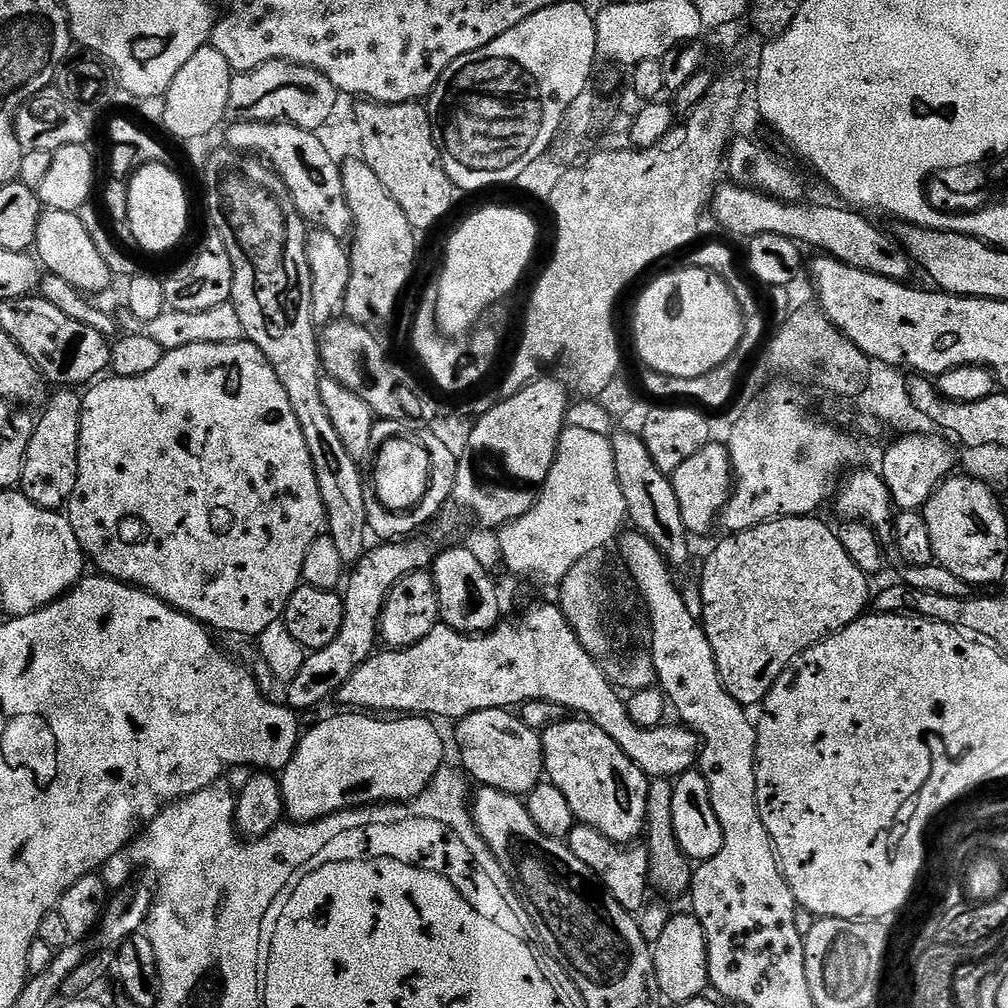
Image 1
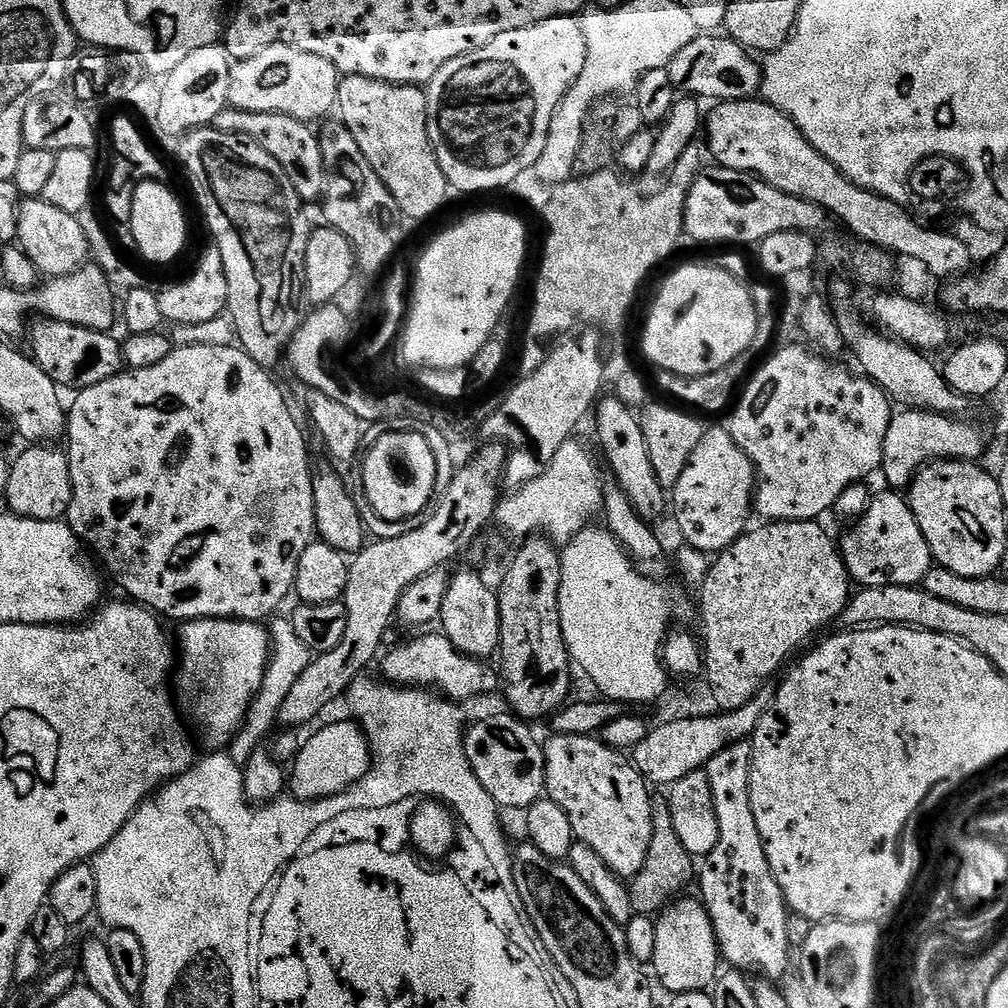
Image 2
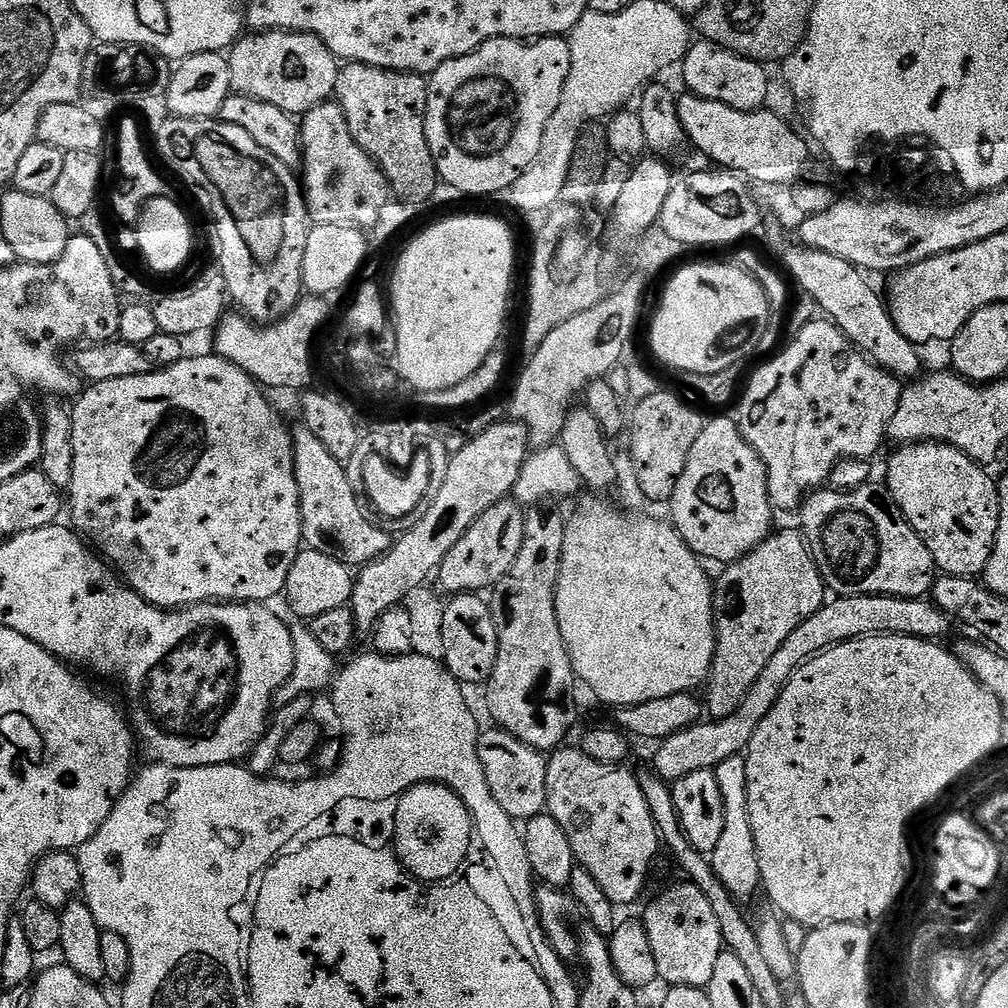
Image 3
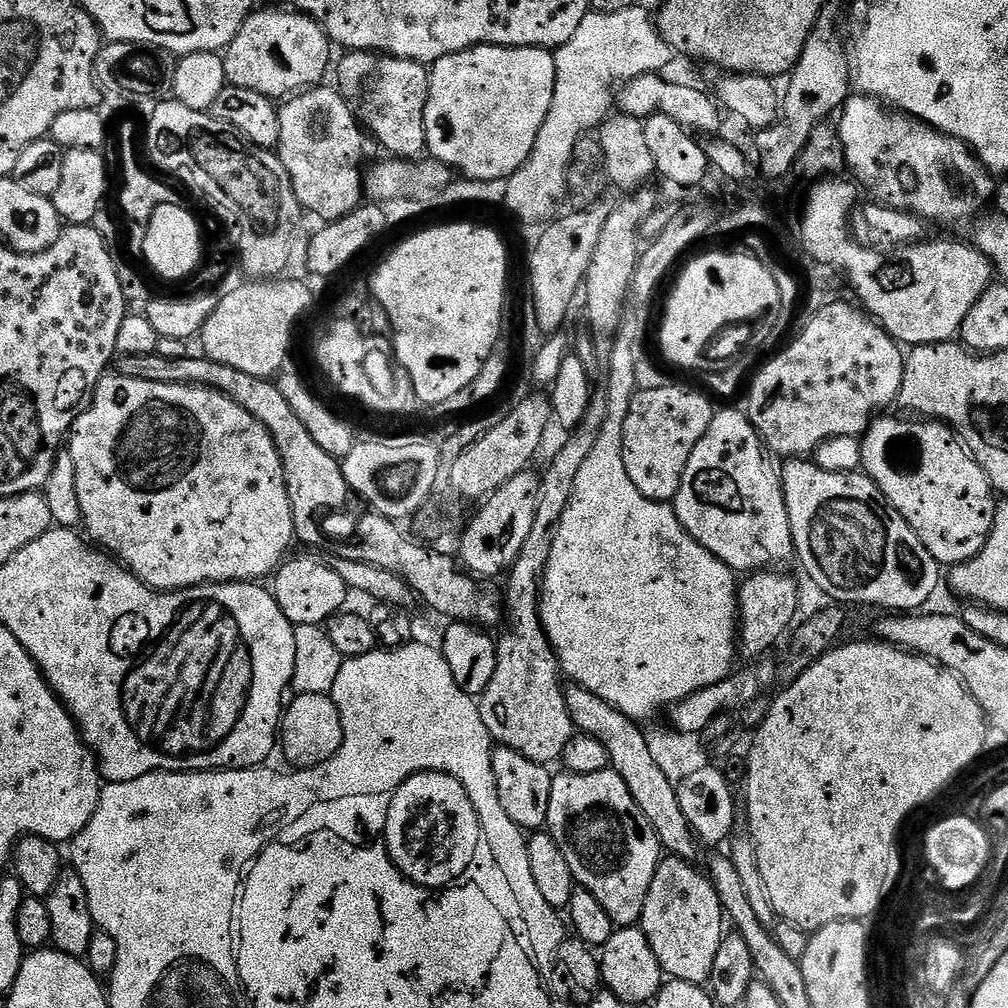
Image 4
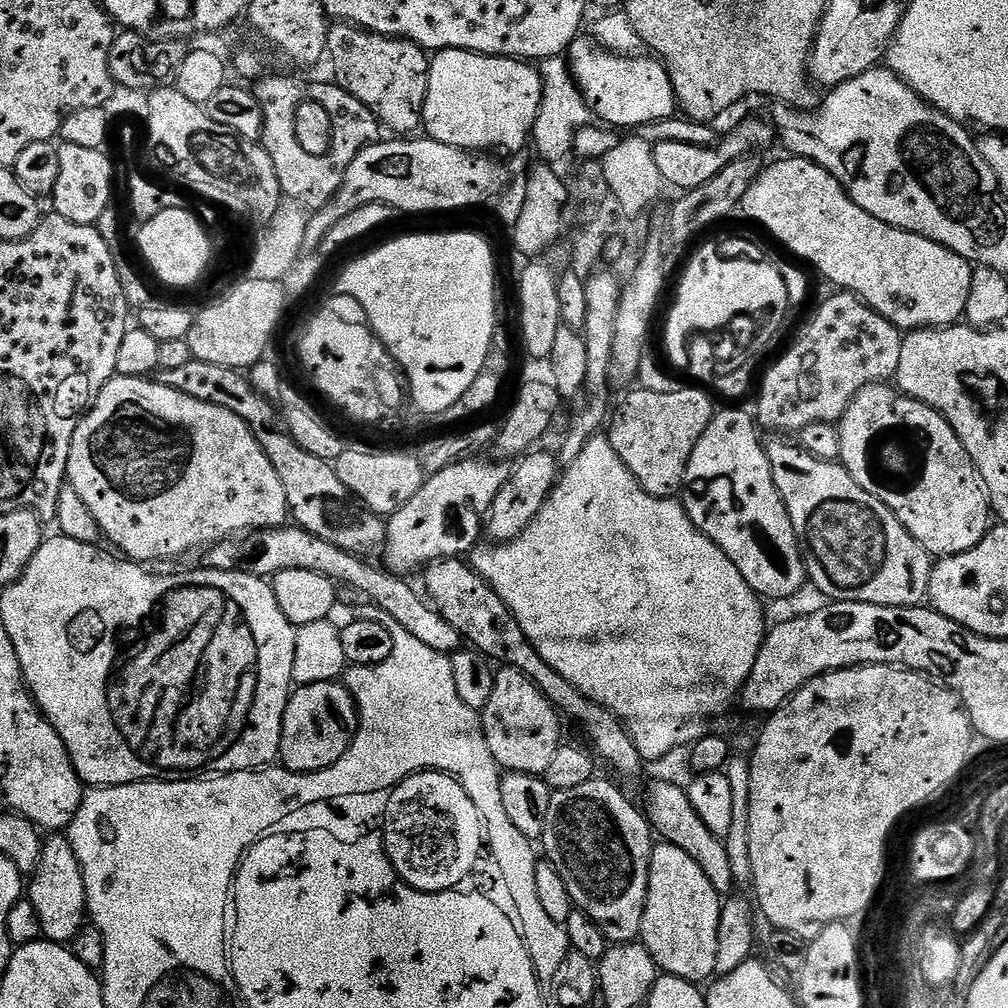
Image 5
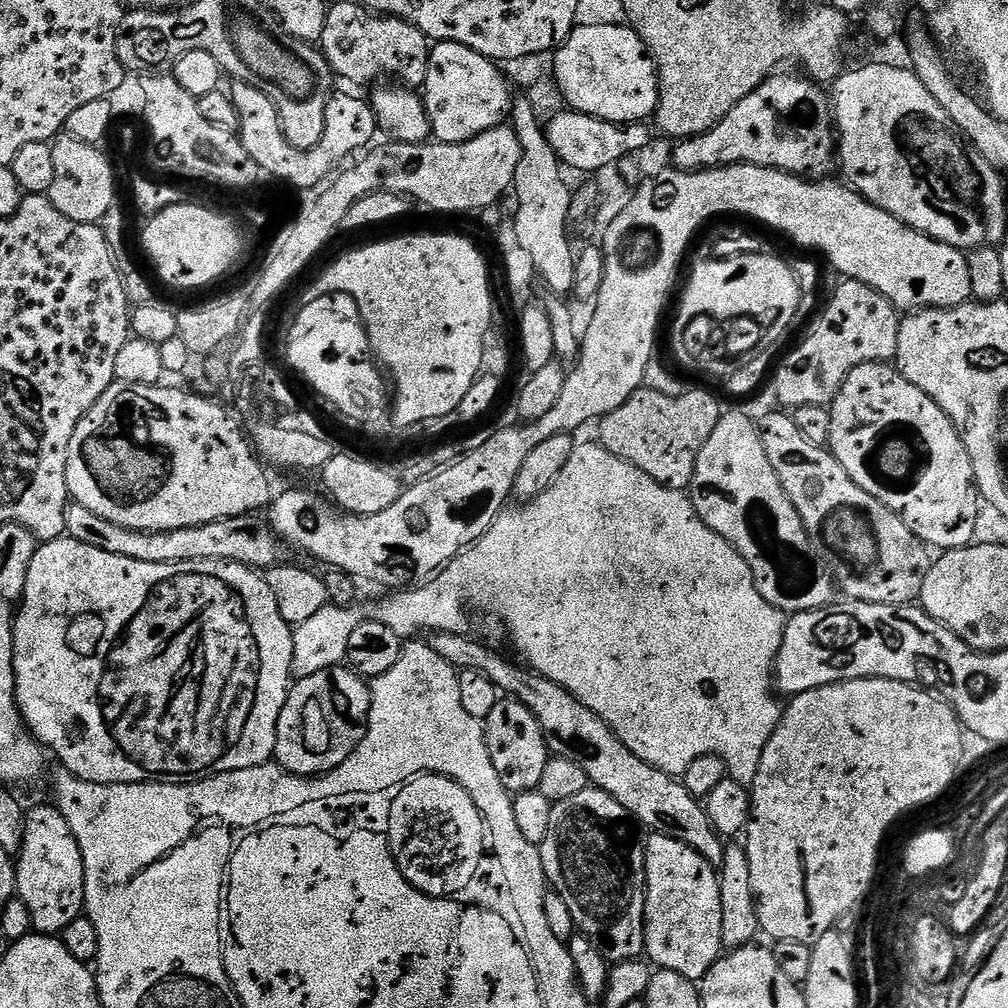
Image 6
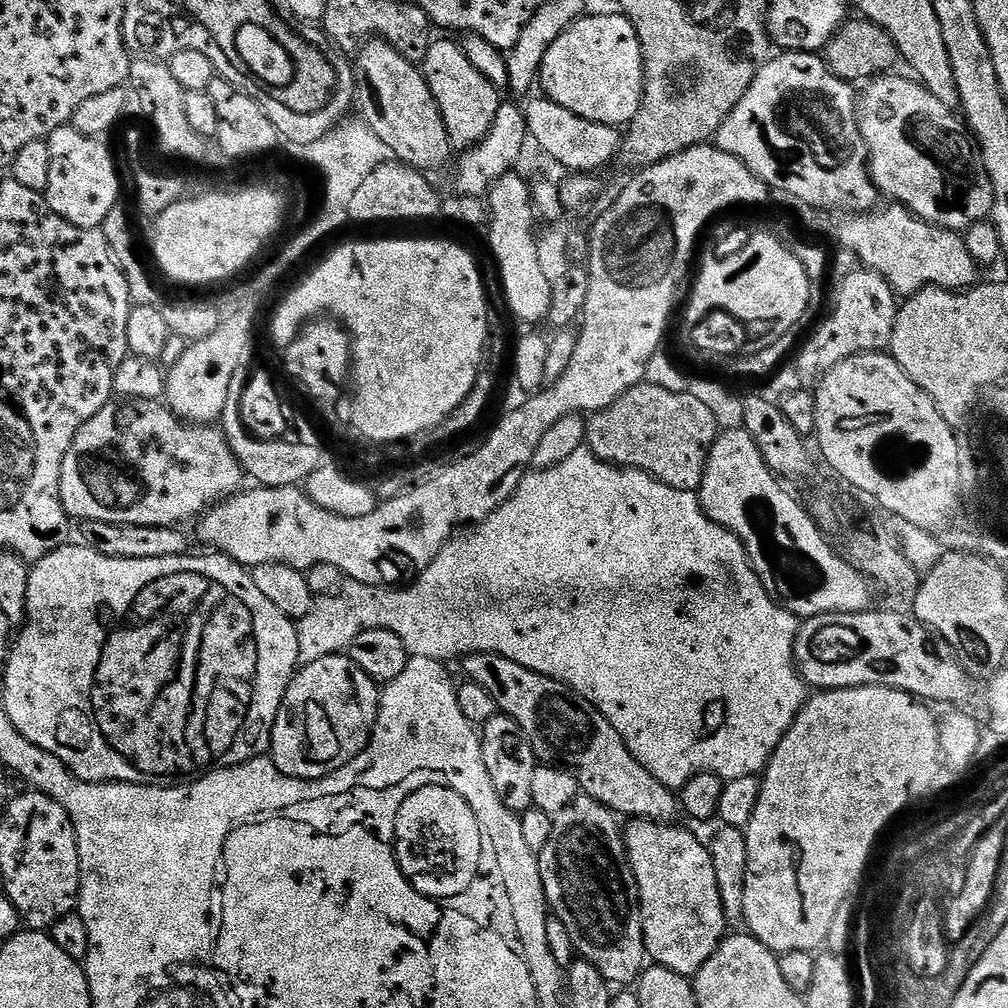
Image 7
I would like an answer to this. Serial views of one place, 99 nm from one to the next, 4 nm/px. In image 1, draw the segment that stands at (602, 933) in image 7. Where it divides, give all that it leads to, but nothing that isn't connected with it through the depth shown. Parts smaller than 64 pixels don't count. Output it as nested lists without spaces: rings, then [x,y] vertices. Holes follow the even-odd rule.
[[[565,718],[548,725],[540,741],[544,747],[547,783],[562,790],[577,822],[598,830],[616,844],[628,846],[641,839],[646,828],[646,794],[650,780],[622,754],[622,746],[618,746],[606,730],[598,730],[598,726],[583,718]]]

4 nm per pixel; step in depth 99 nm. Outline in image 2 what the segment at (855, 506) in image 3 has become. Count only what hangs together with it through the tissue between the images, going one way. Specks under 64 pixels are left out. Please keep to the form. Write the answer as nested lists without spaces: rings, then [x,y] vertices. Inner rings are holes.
[[[884,490],[881,496],[880,493],[873,495],[867,510],[860,515],[855,528],[856,533],[853,536],[839,537],[838,547],[841,556],[844,557],[848,575],[855,583],[857,580],[857,585],[866,588],[874,586],[910,586],[914,588],[923,585],[926,574],[934,567],[932,551],[914,518],[911,506],[899,491]]]

